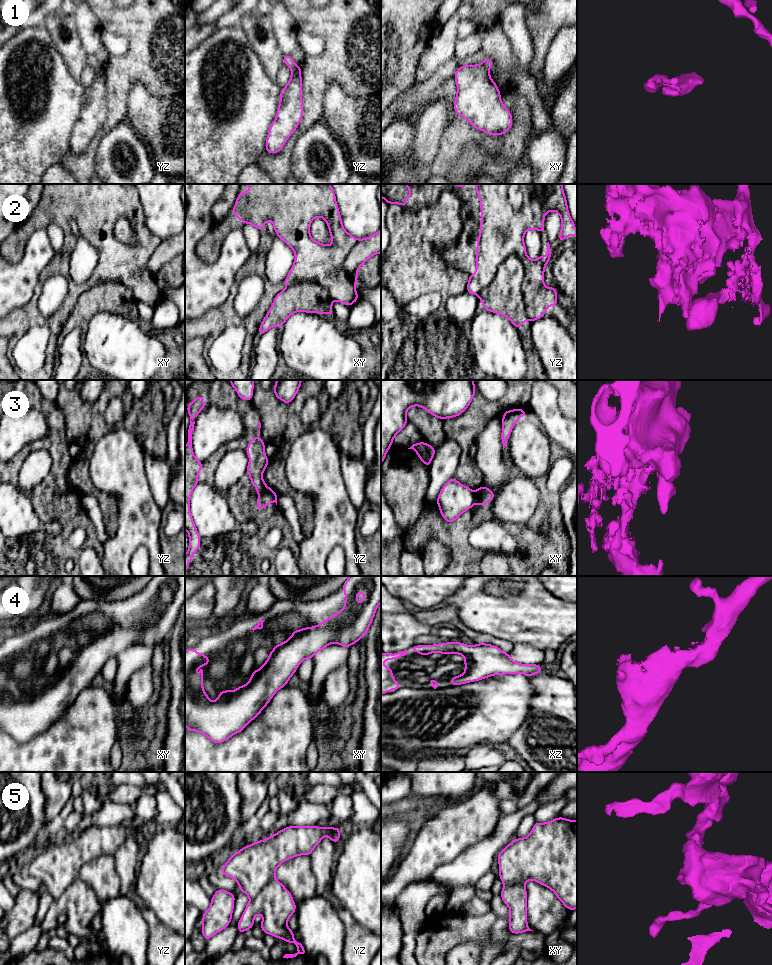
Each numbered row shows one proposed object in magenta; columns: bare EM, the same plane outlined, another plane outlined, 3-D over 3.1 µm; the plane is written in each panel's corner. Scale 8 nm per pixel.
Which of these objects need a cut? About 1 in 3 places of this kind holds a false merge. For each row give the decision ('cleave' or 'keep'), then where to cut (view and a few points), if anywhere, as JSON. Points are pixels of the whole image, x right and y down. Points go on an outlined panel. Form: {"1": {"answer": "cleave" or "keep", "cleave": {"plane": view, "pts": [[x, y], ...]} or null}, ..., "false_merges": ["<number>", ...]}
{"1": {"answer": "cleave", "cleave": {"plane": "xy", "pts": [[482, 63], [488, 69]]}}, "2": {"answer": "cleave", "cleave": {"plane": "yz", "pts": [[510, 254], [514, 254], [523, 267], [522, 295], [529, 319]]}}, "3": {"answer": "cleave", "cleave": {"plane": "xy", "pts": [[473, 492], [475, 501]]}}, "4": {"answer": "keep", "cleave": null}, "5": {"answer": "cleave", "cleave": {"plane": "yz", "pts": [[274, 877], [251, 899]]}}, "false_merges": ["1", "2", "3", "5"]}

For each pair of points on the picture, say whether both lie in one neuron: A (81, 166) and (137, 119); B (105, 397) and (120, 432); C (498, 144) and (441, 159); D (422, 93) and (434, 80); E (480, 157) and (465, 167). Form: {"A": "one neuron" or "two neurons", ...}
{"A": "two neurons", "B": "two neurons", "C": "one neuron", "D": "one neuron", "E": "one neuron"}

